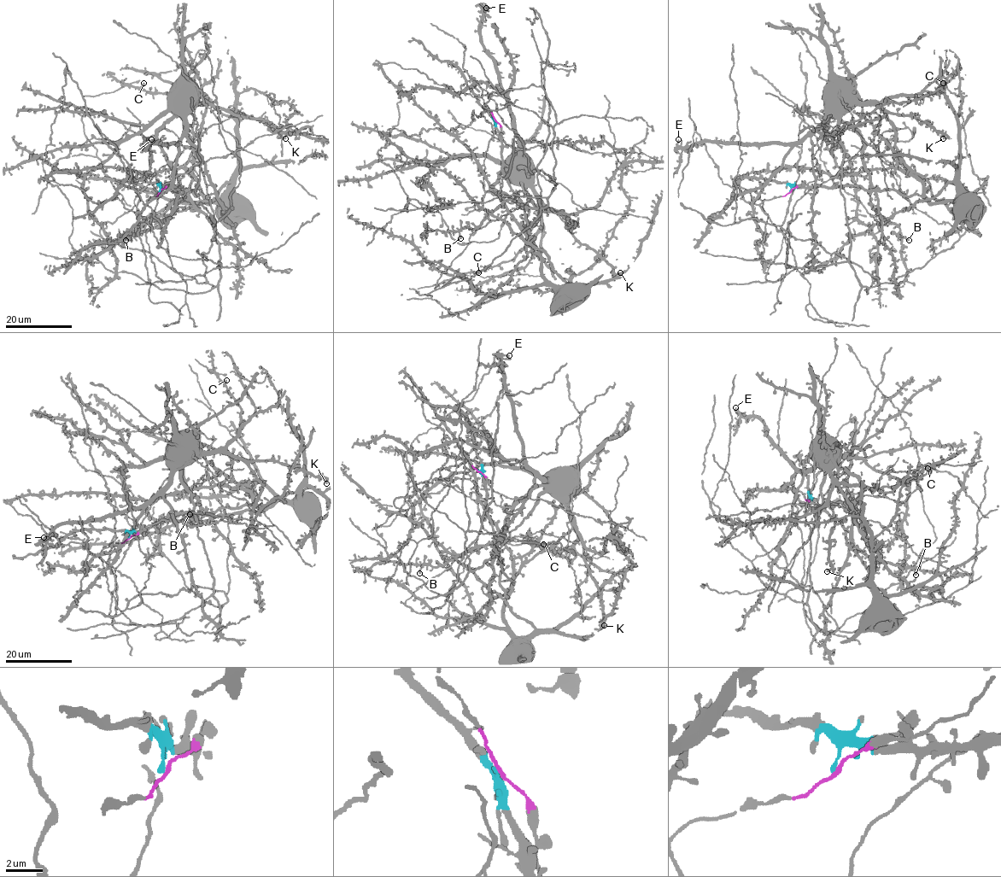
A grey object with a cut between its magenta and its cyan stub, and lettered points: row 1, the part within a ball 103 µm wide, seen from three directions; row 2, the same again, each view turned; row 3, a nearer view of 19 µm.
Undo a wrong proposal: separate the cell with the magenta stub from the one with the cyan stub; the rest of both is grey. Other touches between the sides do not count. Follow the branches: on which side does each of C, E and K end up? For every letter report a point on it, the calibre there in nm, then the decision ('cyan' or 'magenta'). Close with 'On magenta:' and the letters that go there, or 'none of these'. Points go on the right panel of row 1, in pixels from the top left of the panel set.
C: at (943, 83); 320 nm thick; magenta
E: at (678, 139); 360 nm thick; magenta
K: at (943, 138); 400 nm thick; magenta
On magenta: C, E, K

